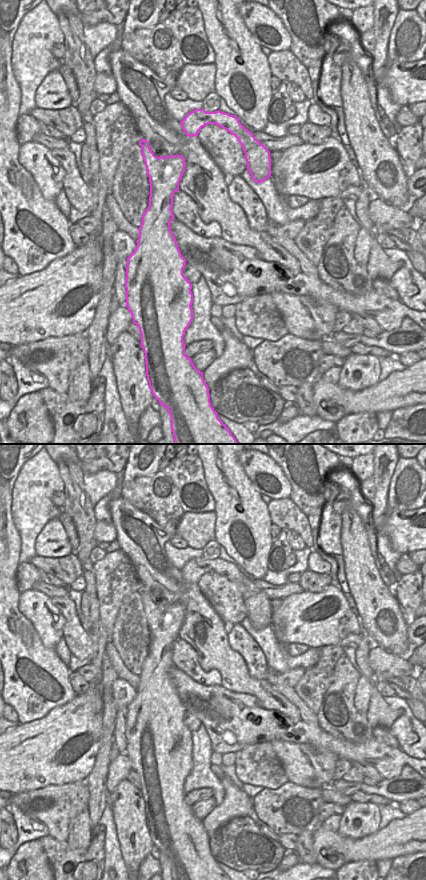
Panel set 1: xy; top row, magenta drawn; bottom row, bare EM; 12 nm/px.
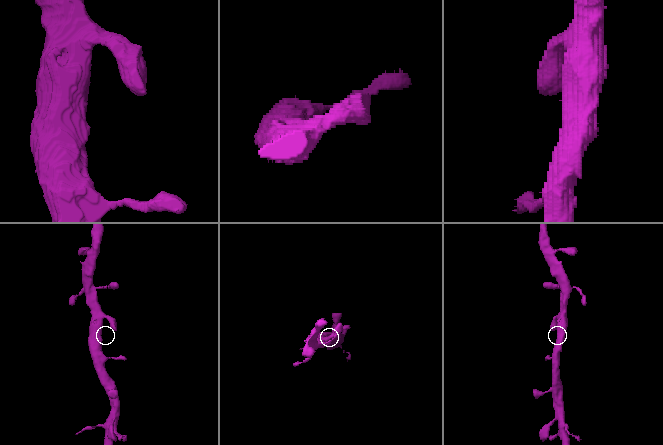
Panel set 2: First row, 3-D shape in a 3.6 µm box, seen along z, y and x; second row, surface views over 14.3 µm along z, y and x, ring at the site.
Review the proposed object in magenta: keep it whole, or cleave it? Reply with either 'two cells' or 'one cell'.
one cell

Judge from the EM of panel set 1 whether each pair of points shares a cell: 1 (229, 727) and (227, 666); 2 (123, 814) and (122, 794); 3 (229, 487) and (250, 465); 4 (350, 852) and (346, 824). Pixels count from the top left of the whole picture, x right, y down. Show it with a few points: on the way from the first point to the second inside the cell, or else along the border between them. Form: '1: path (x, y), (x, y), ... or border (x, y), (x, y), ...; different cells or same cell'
1: border (221, 685), (230, 690), (251, 695); different cells
2: path (123, 809), (123, 799); same cell
3: border (237, 454), (237, 460), (245, 475), (258, 490); different cells
4: border (337, 832), (351, 838), (362, 838), (371, 835); different cells

